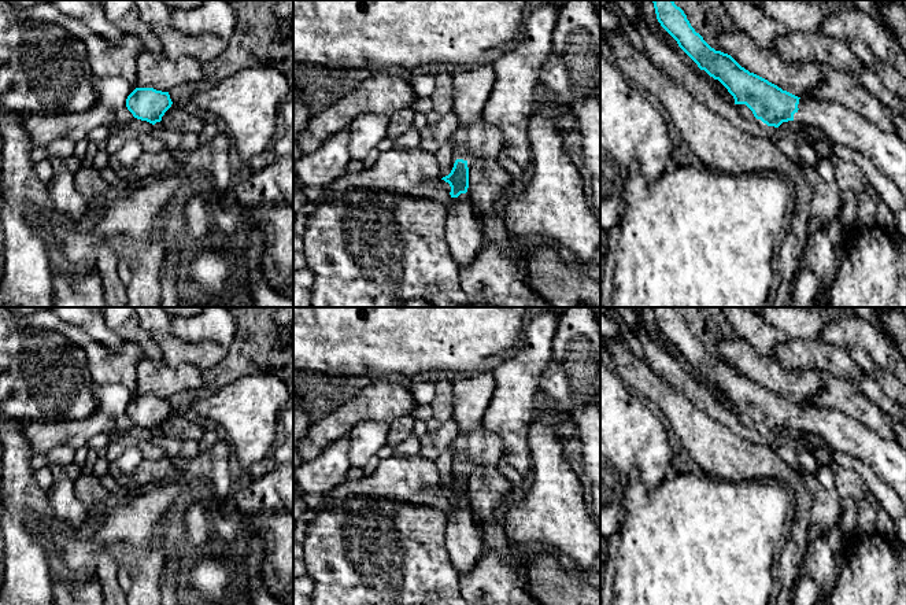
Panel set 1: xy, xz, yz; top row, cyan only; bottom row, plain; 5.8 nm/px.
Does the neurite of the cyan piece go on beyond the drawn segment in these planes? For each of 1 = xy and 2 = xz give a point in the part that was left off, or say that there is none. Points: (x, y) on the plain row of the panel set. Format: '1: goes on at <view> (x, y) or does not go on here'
1: does not go on here
2: goes on at xz (463, 541)

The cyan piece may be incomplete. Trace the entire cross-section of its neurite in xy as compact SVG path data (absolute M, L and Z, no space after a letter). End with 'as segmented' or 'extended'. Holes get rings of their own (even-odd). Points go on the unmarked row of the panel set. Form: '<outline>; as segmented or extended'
M136 395L126 406L126 414L133 424L152 432L162 428L171 412L169 399L154 395Z; as segmented

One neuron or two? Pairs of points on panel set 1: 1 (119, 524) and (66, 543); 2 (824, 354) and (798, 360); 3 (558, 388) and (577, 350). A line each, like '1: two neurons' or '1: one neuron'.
1: one neuron
2: one neuron
3: one neuron

